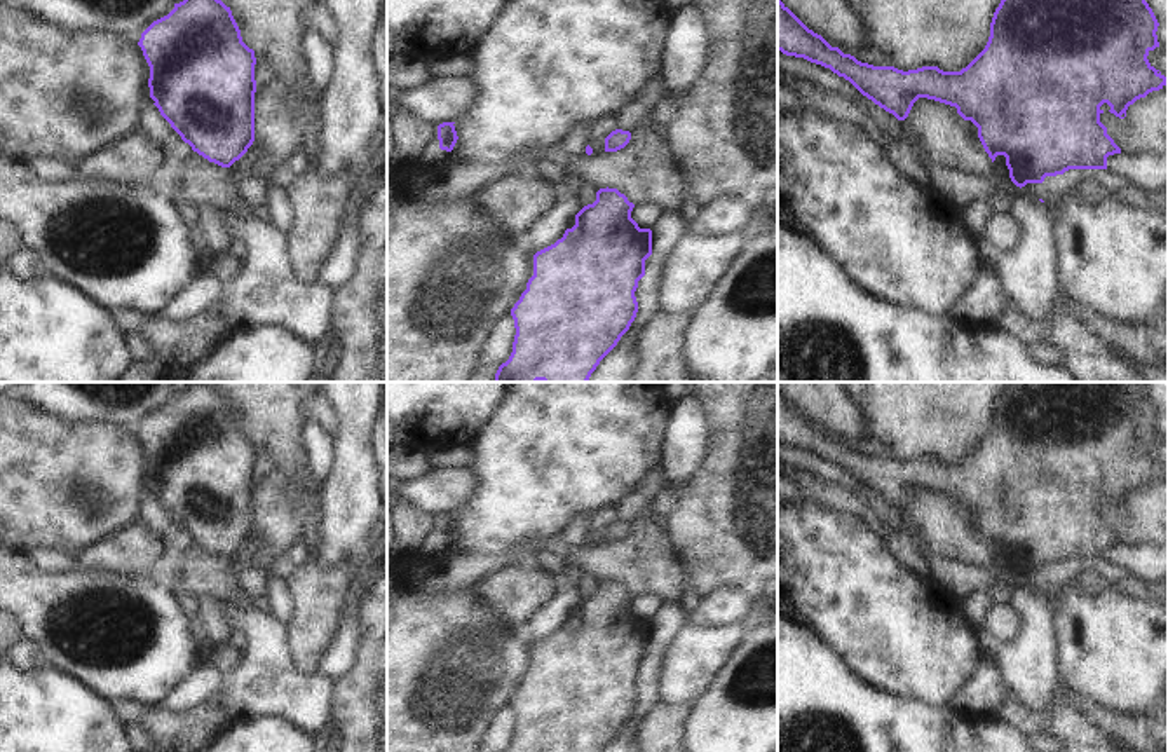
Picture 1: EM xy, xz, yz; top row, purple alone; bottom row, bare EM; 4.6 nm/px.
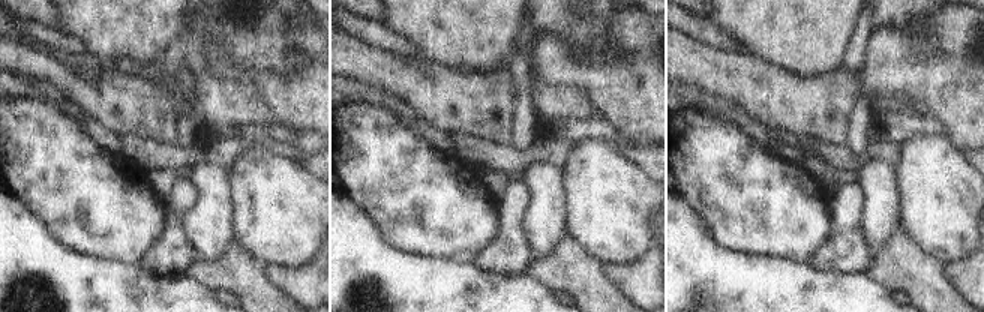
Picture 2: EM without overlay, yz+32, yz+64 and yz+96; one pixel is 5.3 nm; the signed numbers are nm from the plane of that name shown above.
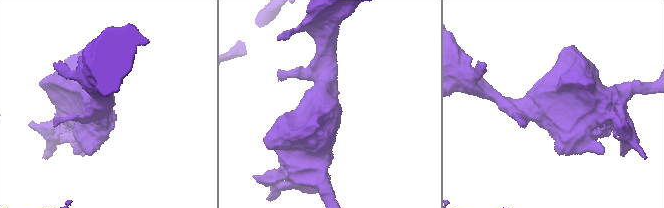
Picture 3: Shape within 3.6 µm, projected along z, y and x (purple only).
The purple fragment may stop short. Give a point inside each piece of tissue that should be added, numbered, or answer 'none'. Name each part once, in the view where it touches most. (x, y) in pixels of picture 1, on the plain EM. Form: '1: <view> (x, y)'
none

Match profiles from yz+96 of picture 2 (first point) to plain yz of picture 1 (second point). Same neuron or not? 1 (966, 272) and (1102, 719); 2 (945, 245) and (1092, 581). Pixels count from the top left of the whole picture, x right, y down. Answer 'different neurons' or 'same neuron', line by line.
1: same neuron
2: different neurons

